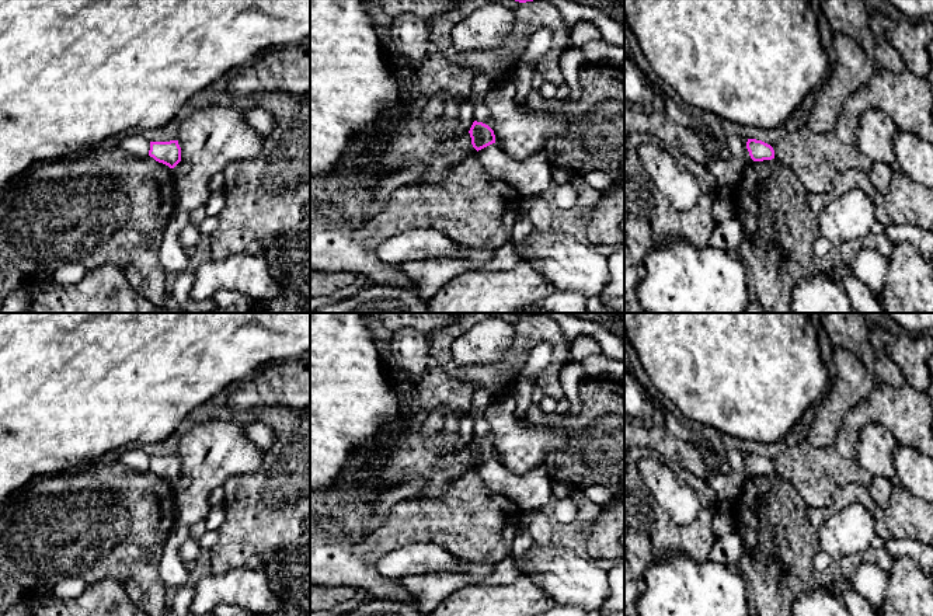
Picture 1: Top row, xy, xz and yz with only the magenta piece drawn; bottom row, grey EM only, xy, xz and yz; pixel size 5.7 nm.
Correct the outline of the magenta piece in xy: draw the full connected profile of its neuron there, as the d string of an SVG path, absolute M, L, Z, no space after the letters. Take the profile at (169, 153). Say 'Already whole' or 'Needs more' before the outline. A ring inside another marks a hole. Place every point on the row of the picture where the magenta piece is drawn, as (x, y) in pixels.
Already whole. M178 140L150 142L149 156L170 168L174 168L181 161L181 147Z

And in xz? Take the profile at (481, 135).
Already whole. M474 121L469 133L471 138L471 145L477 152L495 143L494 130L483 122Z

